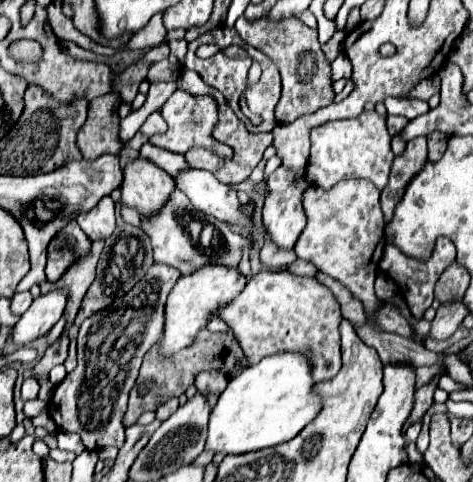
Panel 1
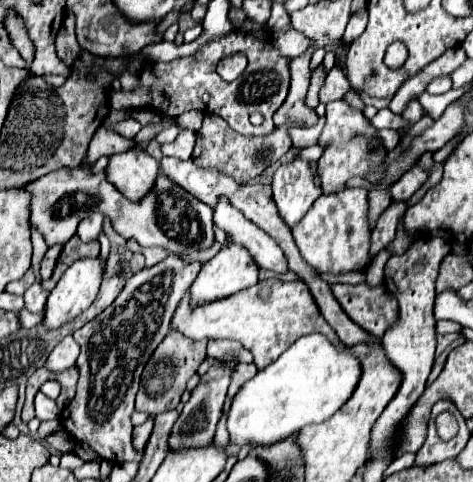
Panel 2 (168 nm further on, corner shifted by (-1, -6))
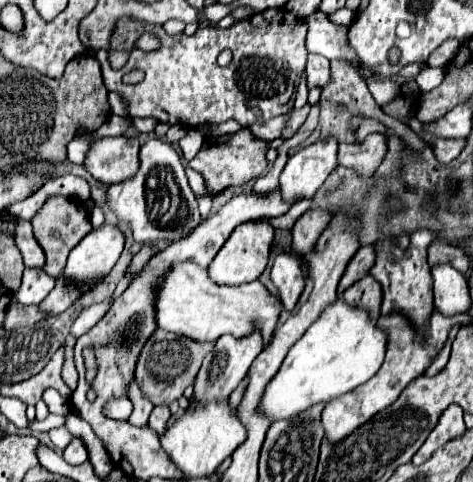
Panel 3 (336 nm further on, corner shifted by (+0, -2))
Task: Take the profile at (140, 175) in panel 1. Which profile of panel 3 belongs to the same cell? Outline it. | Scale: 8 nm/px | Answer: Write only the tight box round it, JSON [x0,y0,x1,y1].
[85,136,139,186]

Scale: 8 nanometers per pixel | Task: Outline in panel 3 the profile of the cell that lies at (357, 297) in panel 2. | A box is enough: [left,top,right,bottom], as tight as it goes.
[341,276,383,322]

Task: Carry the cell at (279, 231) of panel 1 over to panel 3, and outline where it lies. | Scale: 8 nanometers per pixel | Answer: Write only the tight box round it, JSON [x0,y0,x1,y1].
[279,140,337,204]

